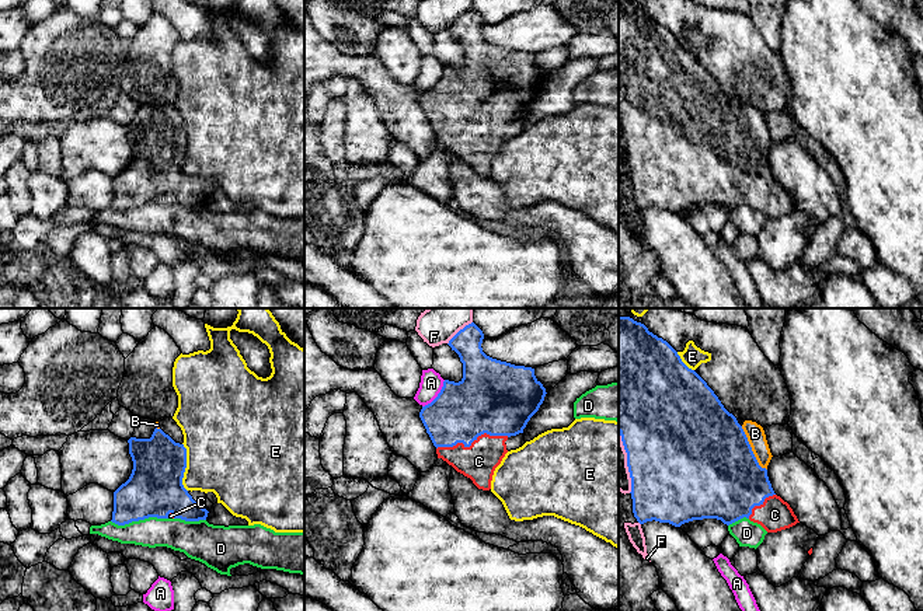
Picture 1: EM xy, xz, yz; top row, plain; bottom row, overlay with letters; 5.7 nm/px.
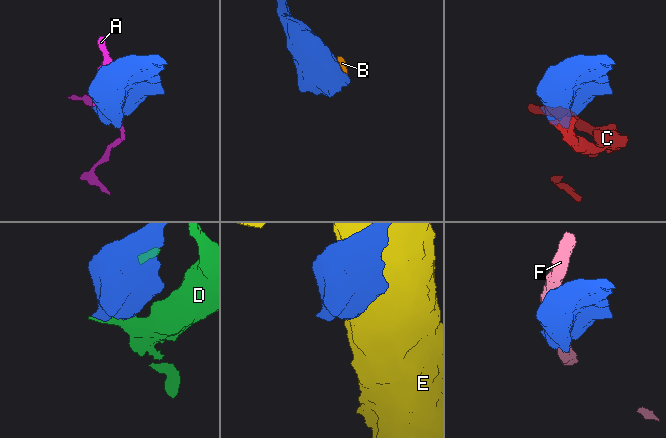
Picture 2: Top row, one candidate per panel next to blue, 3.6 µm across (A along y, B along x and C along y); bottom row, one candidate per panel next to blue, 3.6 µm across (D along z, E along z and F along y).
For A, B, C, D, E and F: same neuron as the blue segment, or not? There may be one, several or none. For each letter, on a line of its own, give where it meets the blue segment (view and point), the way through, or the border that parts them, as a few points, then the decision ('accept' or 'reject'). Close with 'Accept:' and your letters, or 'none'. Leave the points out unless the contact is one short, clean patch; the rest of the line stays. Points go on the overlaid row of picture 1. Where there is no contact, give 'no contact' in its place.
A: meets blue in xz at (438, 395); reject
B: meets blue in yz at (751, 449); runs through yz (710, 464), (751, 449), (751, 437), (755, 433); accept
C: meets blue in xz at (472, 442); runs through xz (487, 401), (472, 423), (472, 442), (479, 461); accept
D: meets blue in xy at (139, 519); reject
E: meets blue in xy at (185, 467); reject
F: meets blue in xz at (459, 331); reject
Accept: B, C

